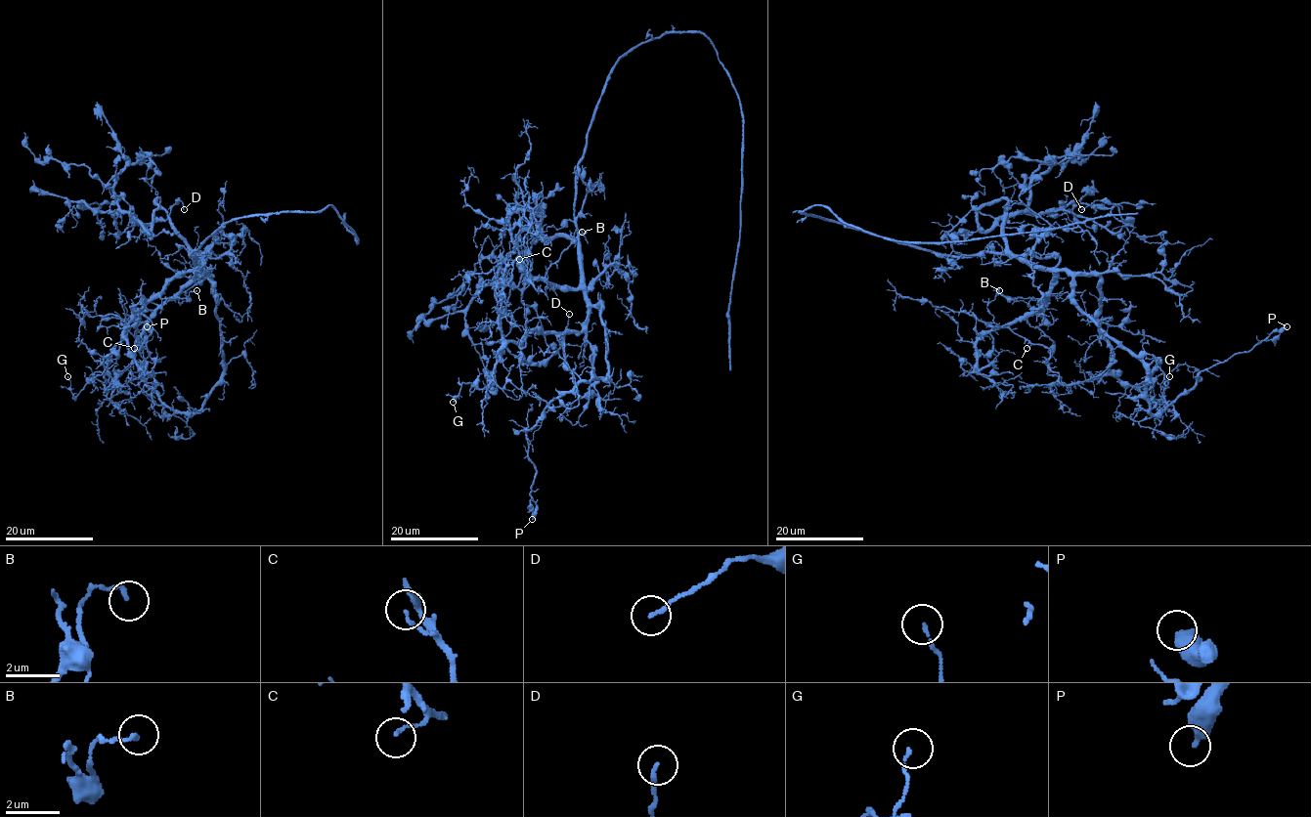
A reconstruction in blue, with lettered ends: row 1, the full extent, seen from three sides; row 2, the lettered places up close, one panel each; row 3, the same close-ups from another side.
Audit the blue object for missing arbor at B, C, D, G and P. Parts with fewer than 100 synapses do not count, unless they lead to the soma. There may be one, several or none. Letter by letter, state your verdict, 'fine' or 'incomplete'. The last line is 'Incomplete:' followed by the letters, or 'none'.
B: fine
C: fine
D: fine
G: fine
P: fine
Incomplete: none

